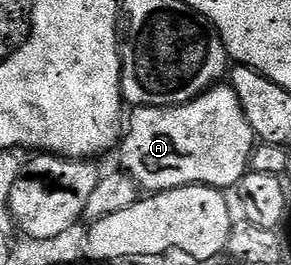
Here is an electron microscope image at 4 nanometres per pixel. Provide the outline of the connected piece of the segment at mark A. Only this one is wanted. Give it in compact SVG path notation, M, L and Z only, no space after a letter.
M214 85L198 99L178 107L133 107L128 112L127 130L119 144L120 166L126 175L149 193L198 185L233 189L251 170L254 146L255 136L235 89L232 85Z

